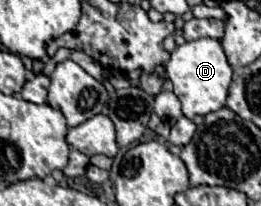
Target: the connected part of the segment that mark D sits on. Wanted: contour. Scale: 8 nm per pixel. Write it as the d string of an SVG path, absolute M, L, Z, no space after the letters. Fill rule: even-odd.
M200 38L176 46L170 62L166 64L166 74L168 80L174 84L174 94L180 98L182 112L186 118L194 118L198 114L206 116L210 112L224 108L228 86L232 82L232 66L224 54L220 40Z

